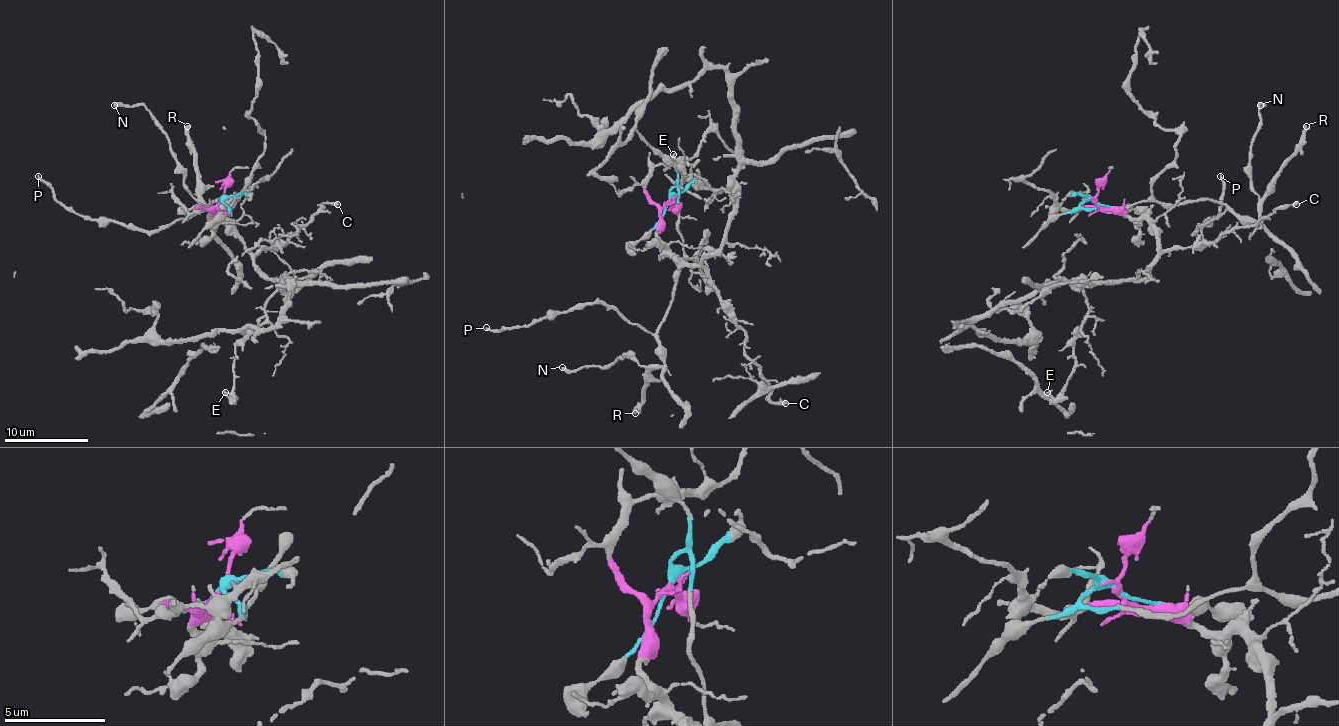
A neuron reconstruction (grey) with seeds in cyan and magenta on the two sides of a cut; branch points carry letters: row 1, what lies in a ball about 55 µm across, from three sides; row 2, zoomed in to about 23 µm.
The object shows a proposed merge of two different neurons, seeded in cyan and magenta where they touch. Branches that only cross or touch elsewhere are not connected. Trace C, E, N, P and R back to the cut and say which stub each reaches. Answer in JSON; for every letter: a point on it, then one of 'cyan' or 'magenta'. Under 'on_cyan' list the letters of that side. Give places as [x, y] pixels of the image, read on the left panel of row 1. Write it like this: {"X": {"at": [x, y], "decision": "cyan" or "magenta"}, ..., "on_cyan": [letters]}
{"C": {"at": [337, 204], "decision": "magenta"}, "E": {"at": [225, 392], "decision": "magenta"}, "N": {"at": [114, 105], "decision": "cyan"}, "P": {"at": [38, 176], "decision": "cyan"}, "R": {"at": [187, 126], "decision": "cyan"}, "on_cyan": ["N", "P", "R"]}

